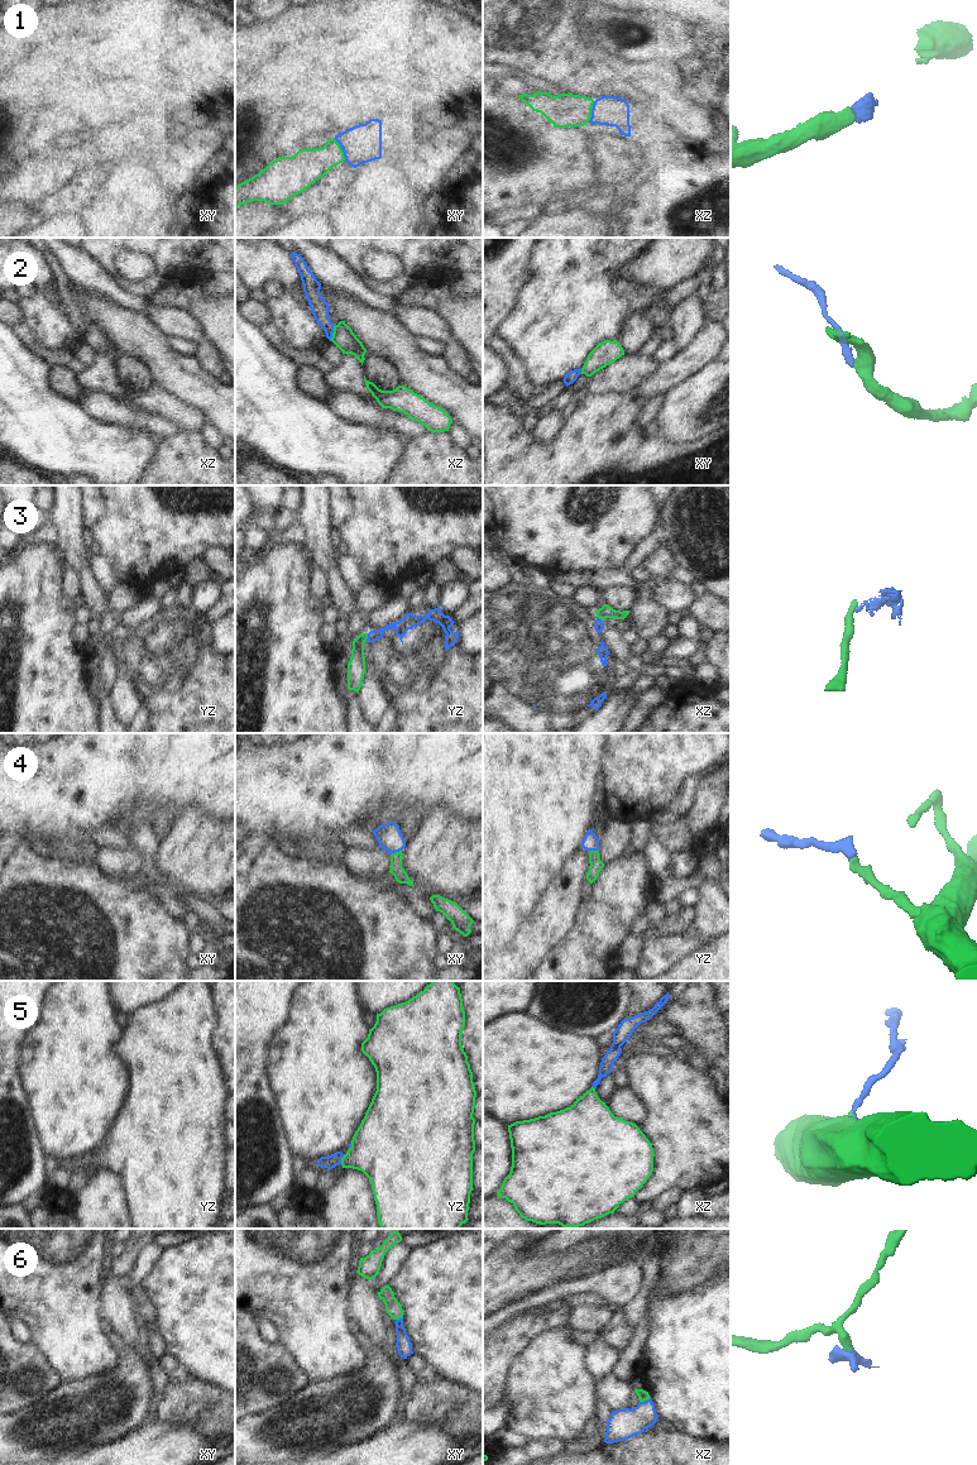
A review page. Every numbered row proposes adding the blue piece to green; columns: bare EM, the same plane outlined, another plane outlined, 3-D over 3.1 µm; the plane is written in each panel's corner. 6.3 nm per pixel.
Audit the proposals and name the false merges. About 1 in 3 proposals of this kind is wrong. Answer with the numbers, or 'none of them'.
3.

